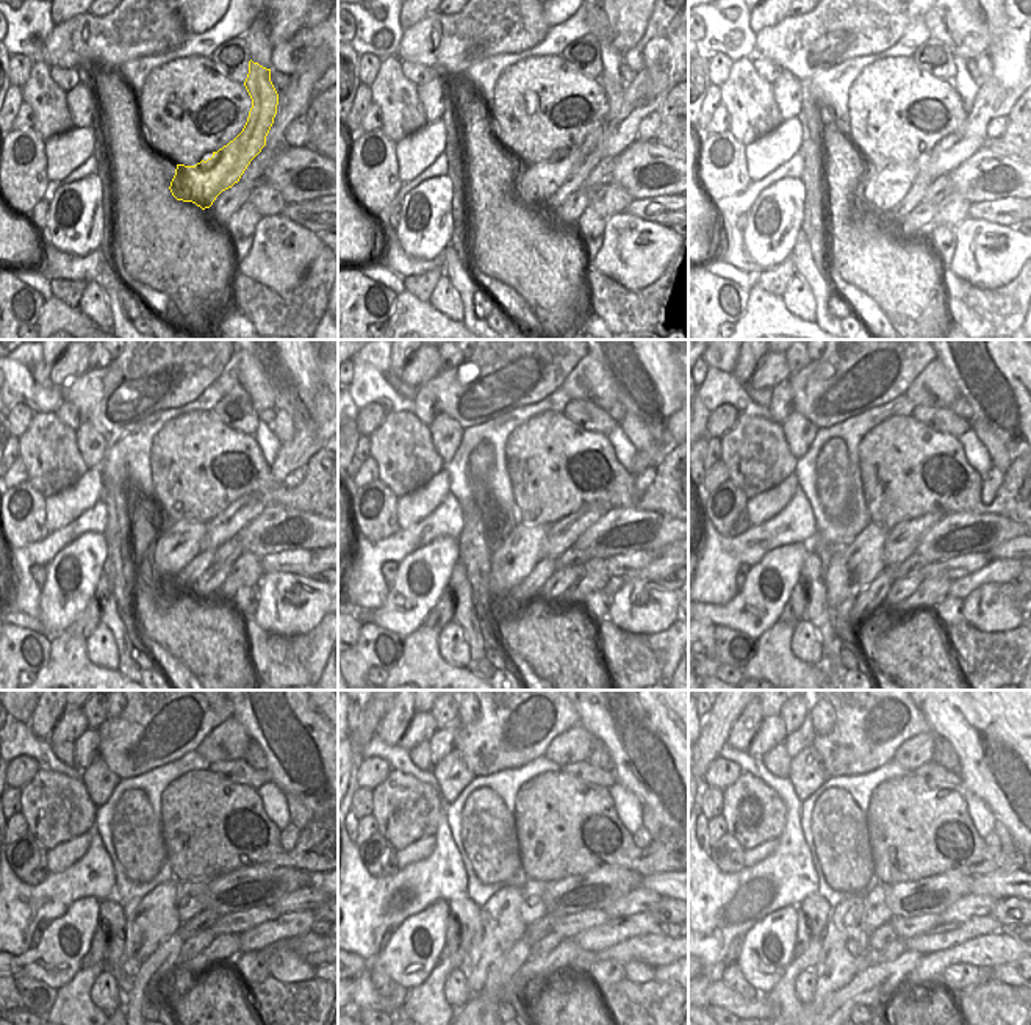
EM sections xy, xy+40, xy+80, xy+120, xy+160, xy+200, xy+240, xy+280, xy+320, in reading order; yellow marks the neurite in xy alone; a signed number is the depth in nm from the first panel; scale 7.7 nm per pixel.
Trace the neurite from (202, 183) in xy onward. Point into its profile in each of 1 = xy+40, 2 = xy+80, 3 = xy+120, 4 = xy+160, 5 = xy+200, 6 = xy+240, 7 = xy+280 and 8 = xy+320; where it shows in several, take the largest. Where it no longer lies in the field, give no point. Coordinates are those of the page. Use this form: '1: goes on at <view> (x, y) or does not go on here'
1: goes on at xy+40 (543, 188)
2: goes on at xy+80 (883, 197)
3: goes on at xy+120 (179, 559)
4: goes on at xy+160 (518, 568)
5: goes on at xy+200 (856, 575)
6: goes on at xy+240 (150, 941)
7: goes on at xy+280 (498, 949)
8: goes on at xy+320 (845, 952)

